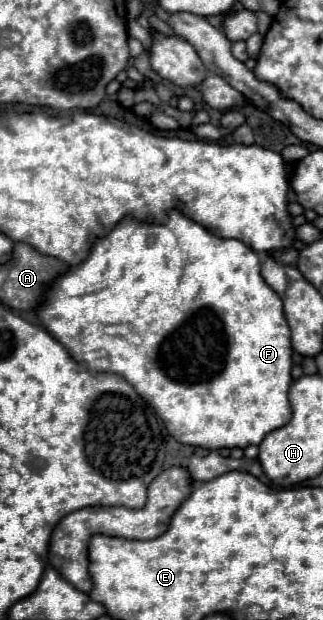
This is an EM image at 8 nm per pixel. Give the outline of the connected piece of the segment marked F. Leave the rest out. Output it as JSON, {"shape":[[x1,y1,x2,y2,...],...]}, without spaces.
{"shape":[[171,211,171,221,173,225,159,227,159,225,145,225,131,219,123,219,109,235,95,241,89,257,81,265,71,267,69,273,61,275,51,285,51,289,45,293,45,303,39,307,37,315,45,323,47,331,69,349,75,361,85,363,89,371,93,373,105,371,125,377,133,385,133,389,157,411,167,431,179,443,199,445,205,449,235,449,235,447,245,449,249,445,259,445,265,433,279,429,291,417,289,385,293,383,291,379,293,349,289,341,289,327,283,315,281,297,261,277,261,255,257,255,245,243,237,239,217,237,199,223,181,215,179,211]]}

